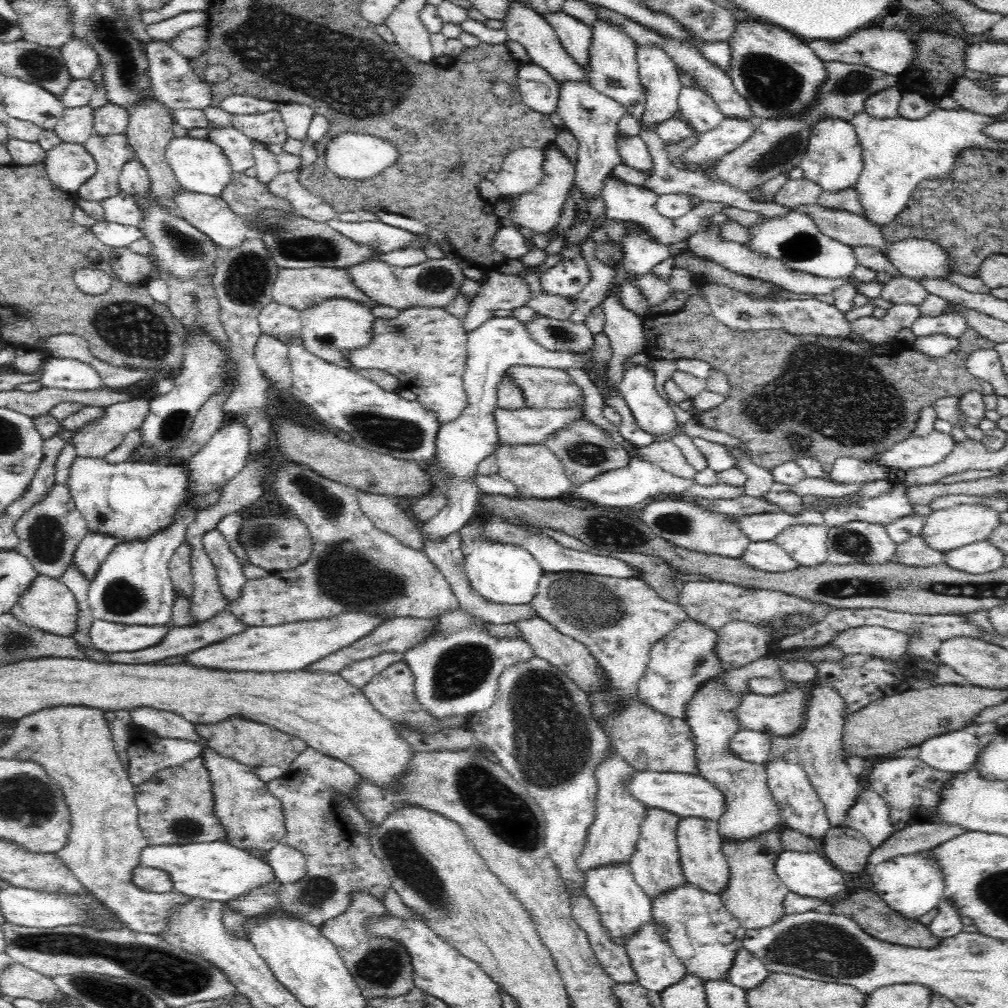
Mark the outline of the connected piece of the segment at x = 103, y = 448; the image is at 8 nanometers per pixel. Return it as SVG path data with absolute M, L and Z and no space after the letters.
M130 398L128 401L118 401L103 408L103 415L97 421L87 422L82 428L73 430L71 444L76 453L84 457L104 458L114 448L122 444L122 440L132 430L139 430L149 413L149 400Z

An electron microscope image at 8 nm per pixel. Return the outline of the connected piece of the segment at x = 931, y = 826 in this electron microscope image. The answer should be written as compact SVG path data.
M945 822L918 823L904 830L895 830L886 840L872 849L868 859L869 866L866 869L871 874L877 864L890 860L893 856L929 851L966 831L961 826Z

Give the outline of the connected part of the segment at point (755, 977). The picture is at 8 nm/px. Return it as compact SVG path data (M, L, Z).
M740 946L736 960L728 972L728 980L746 990L763 983L768 978L768 974L770 972L765 968L765 965L756 956L747 952L744 946Z

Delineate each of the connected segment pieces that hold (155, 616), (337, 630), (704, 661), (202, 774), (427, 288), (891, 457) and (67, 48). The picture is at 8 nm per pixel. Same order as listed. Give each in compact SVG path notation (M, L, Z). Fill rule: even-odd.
M184 503L177 511L172 526L158 530L150 537L120 541L108 553L89 589L88 601L96 620L140 626L171 623L177 593L170 578L169 562L175 550L186 540L190 524L199 514L194 503Z
M342 612L331 618L306 620L267 627L247 627L244 632L220 642L209 644L185 654L183 661L192 666L215 668L226 672L286 672L305 669L326 655L349 647L355 640L366 636L388 618L365 612Z
M694 619L680 622L651 648L644 676L637 684L637 697L641 703L670 718L684 717L686 705L693 694L724 669L716 655L716 642L717 632L711 628Z
M202 755L180 766L158 770L150 780L138 784L135 791L135 803L139 810L138 824L148 844L196 844L224 838L224 825L215 815L209 770Z
M374 256L362 264L346 267L345 270L352 277L352 282L370 300L382 306L392 306L400 310L416 305L446 308L447 304L455 299L465 281L460 264L445 257L438 260L428 259L422 264L416 264L416 266L400 268L390 266Z
M934 429L928 436L912 436L897 442L886 452L870 457L870 461L890 469L906 472L921 467L935 466L953 452L956 442L951 434Z
M72 38L60 50L73 79L90 79L94 70L99 66L99 57L96 55L96 51L84 39Z

